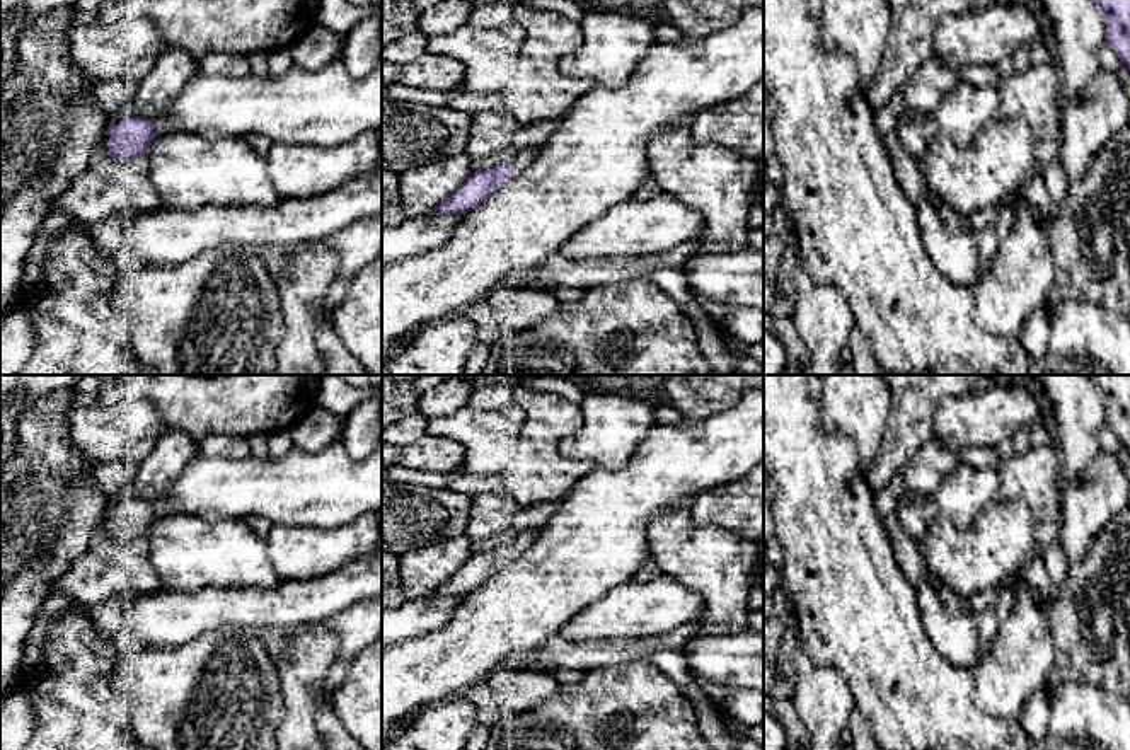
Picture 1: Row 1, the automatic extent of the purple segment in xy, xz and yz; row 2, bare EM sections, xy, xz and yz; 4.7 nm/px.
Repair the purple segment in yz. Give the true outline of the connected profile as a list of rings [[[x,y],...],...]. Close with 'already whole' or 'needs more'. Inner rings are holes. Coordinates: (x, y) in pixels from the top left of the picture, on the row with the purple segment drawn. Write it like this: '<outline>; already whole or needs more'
[[[1093,0],[1104,15],[1108,44],[1130,68],[1130,0]]]; already whole

